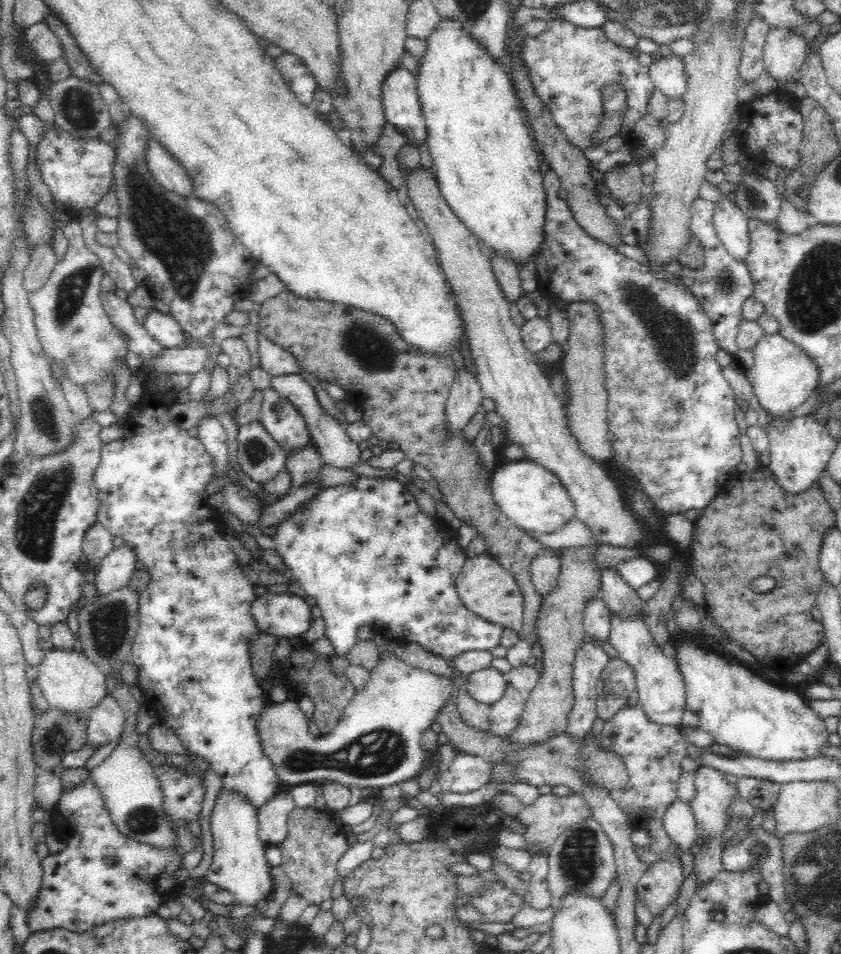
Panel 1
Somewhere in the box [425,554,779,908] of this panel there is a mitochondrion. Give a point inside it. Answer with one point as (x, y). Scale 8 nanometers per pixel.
(578, 864)

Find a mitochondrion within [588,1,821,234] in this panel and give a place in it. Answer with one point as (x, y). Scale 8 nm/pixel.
(755, 199)

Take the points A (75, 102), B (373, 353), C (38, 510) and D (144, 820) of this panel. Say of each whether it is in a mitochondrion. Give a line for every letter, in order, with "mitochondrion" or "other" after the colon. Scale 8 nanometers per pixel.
A: mitochondrion
B: mitochondrion
C: mitochondrion
D: mitochondrion

